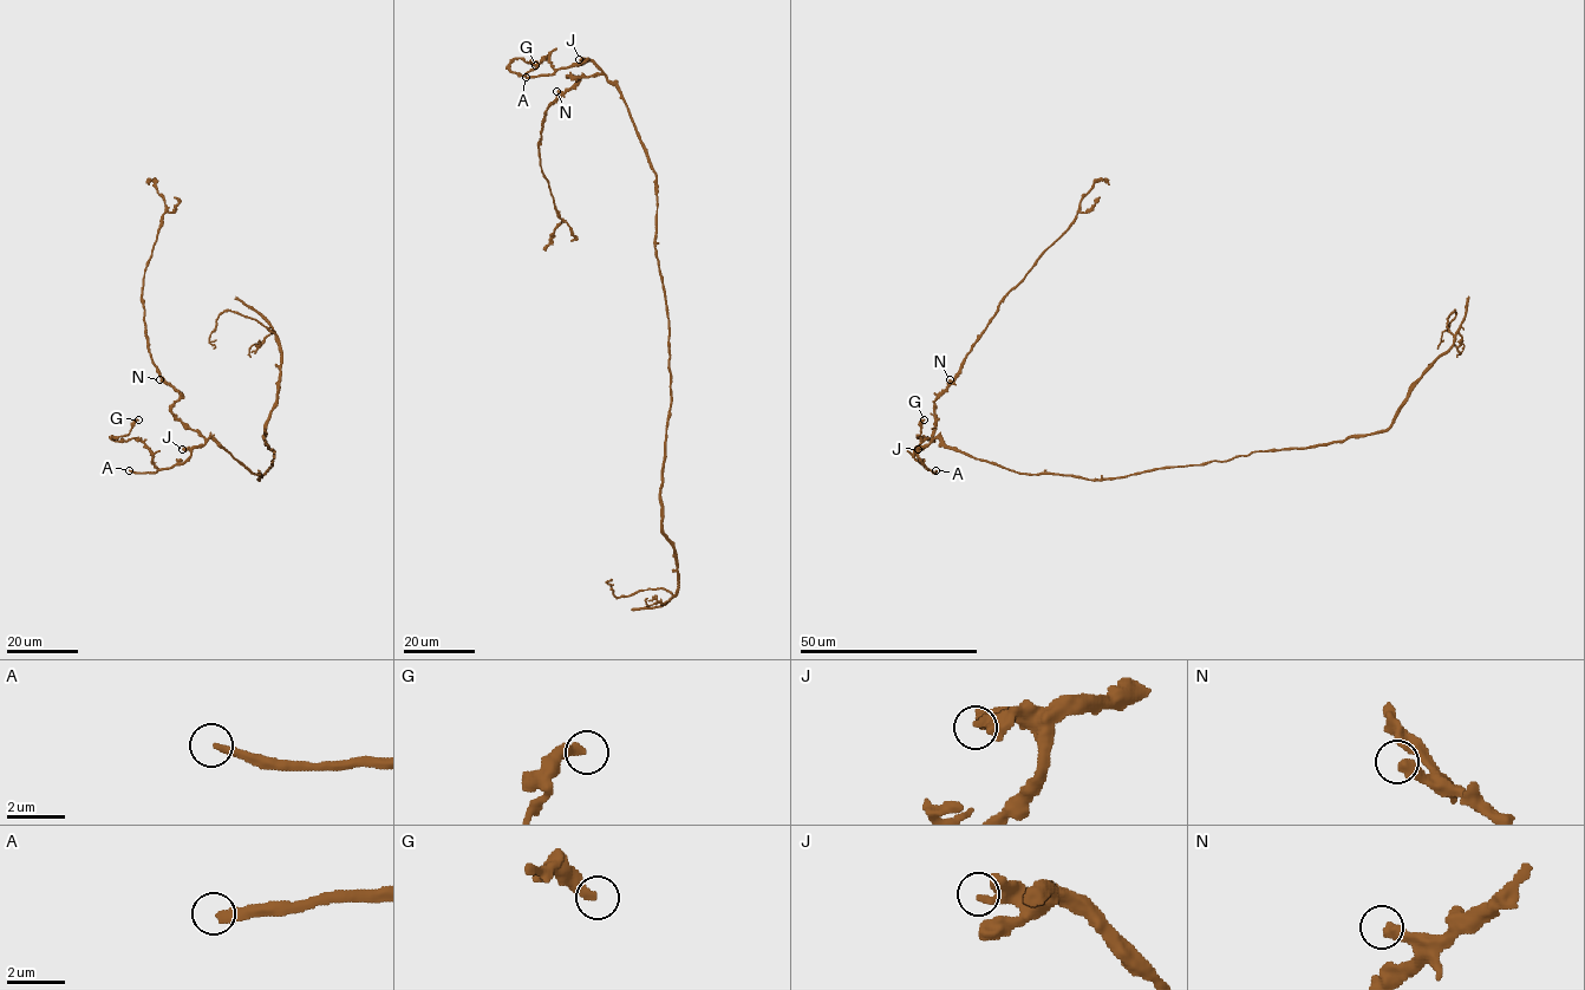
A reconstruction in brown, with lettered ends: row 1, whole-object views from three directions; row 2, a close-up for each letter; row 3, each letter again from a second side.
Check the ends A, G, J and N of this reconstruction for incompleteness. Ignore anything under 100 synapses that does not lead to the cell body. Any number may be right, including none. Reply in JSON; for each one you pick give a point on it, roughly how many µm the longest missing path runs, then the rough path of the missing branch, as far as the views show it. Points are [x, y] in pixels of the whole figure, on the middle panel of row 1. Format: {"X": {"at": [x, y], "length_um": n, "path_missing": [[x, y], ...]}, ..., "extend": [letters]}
{"A": {"at": [526, 77], "length_um": 80}, "extend": ["A"]}

